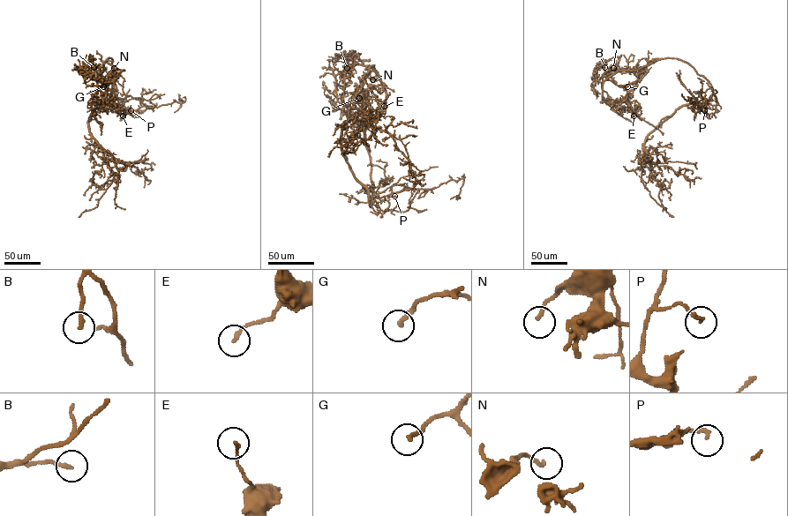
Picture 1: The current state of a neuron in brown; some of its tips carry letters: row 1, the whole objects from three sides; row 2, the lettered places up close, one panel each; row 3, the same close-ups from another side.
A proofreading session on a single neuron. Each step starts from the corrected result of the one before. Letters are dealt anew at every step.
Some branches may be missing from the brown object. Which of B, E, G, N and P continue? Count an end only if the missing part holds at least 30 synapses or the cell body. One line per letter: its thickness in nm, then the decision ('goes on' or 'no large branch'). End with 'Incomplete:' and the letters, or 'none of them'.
B: 180 nm | no large branch
E: 160 nm | no large branch
G: 220 nm | no large branch
N: 160 nm | no large branch
P: 180 nm | no large branch
Incomplete: none of them

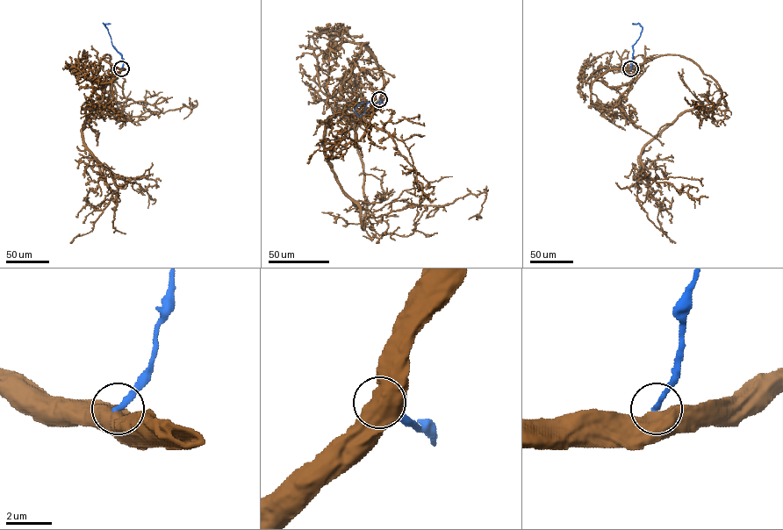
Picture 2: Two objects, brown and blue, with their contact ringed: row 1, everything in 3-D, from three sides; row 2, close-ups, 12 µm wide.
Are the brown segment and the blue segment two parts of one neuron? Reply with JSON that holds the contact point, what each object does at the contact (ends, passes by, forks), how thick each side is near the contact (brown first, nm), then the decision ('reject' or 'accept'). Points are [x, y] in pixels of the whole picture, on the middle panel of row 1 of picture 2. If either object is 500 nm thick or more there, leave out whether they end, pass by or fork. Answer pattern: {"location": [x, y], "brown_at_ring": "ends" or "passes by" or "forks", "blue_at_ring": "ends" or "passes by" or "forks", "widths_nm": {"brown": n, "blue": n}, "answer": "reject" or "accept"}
{"location": [379, 99], "widths_nm": {"brown": 800, "blue": 240}, "answer": "reject"}

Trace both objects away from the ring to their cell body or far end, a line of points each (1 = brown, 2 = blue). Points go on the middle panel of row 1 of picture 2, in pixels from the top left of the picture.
1: (379, 99), (365, 43), (334, 102), (346, 133), (326, 153), (335, 115), (366, 132), (307, 163)
2: (379, 99), (383, 102), (368, 102), (364, 112), (358, 116), (355, 109), (363, 102)

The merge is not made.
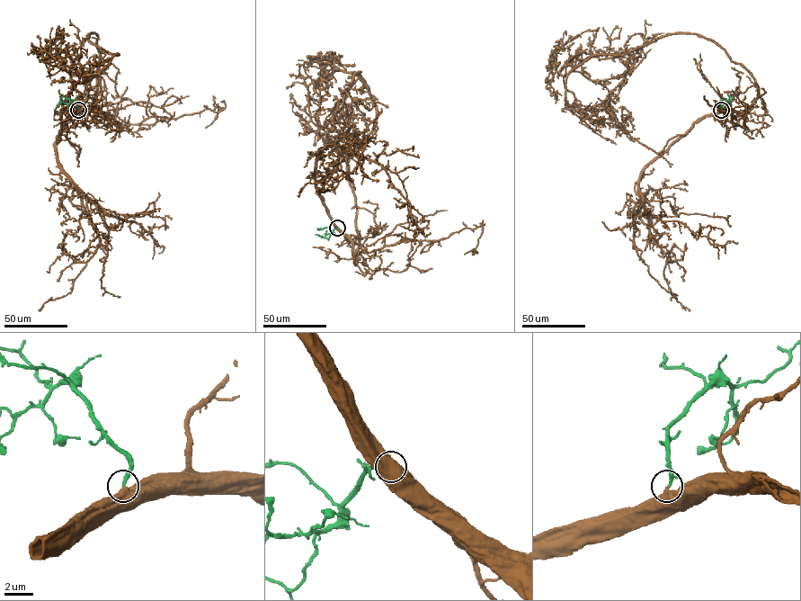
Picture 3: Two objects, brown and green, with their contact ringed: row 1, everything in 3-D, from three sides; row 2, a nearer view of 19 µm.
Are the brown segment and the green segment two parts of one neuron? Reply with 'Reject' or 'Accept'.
Accept

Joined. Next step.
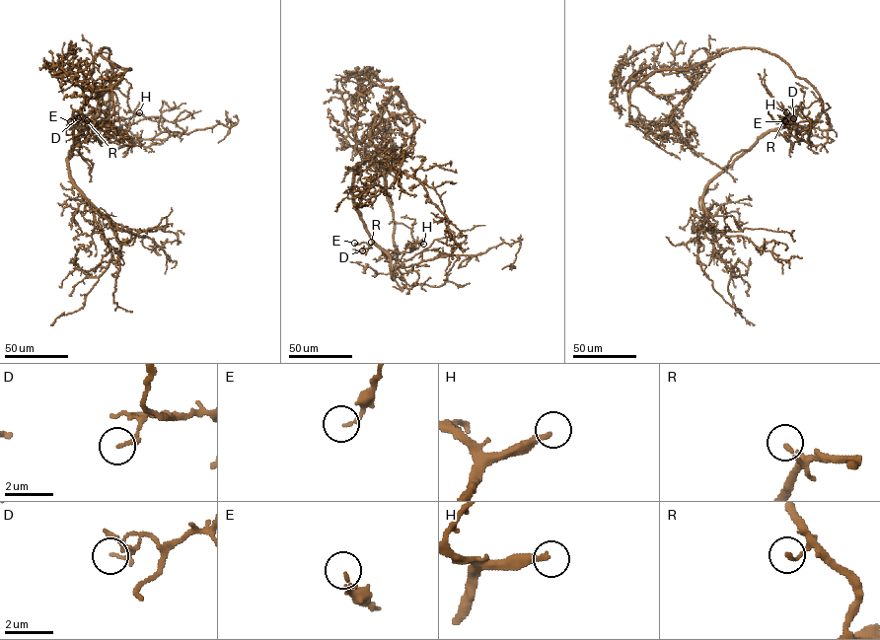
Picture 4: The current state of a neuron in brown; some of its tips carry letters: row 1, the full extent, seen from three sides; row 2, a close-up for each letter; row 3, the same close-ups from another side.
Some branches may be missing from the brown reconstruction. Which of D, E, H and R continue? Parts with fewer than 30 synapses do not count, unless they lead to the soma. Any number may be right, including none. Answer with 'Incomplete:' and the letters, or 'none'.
Incomplete: H

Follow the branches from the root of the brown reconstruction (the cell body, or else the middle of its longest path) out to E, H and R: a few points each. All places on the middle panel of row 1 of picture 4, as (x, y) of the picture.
E: (394, 232), (397, 250), (394, 279), (390, 257), (377, 244), (354, 243)
H: (394, 232), (397, 250), (394, 279), (388, 250), (410, 252), (423, 244)
R: (394, 232), (397, 250), (394, 279), (390, 257), (371, 242)

